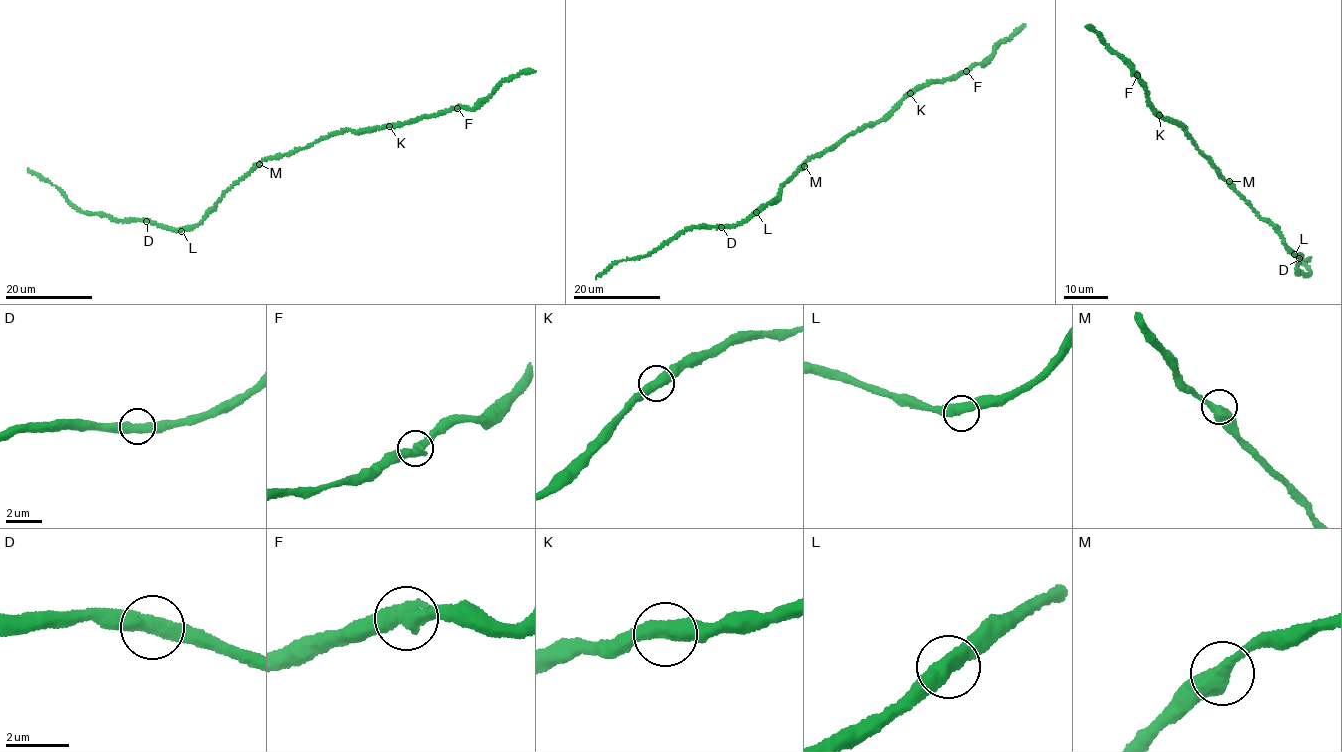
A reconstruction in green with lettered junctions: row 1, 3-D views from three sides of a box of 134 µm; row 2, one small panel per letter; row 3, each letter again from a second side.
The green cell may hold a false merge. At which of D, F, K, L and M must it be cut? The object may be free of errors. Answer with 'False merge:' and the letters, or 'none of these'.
False merge: none of these

